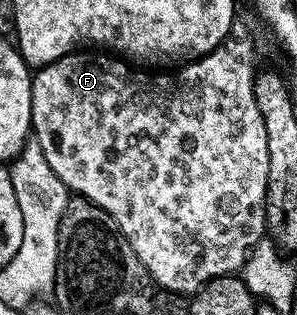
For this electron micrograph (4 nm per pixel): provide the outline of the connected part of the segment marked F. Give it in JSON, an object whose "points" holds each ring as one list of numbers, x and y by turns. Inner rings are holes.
{"points":[[241,17,234,18,233,28,219,46,200,59,178,66,174,75,148,75,128,65,133,66,124,58,110,57,105,53,74,53,65,55,59,61,51,61,46,67,36,68,31,85,31,135,39,149,43,149,43,157,47,157,51,169,55,169,55,177,59,177,59,181,63,181,74,196,91,201,113,218,116,230,124,235,131,249,135,249,139,261,143,261,153,280,170,293,189,297,212,279,240,272,267,231,267,129,263,129,263,117,259,113,259,105,255,105,253,79,257,76,259,64,253,27]]}

